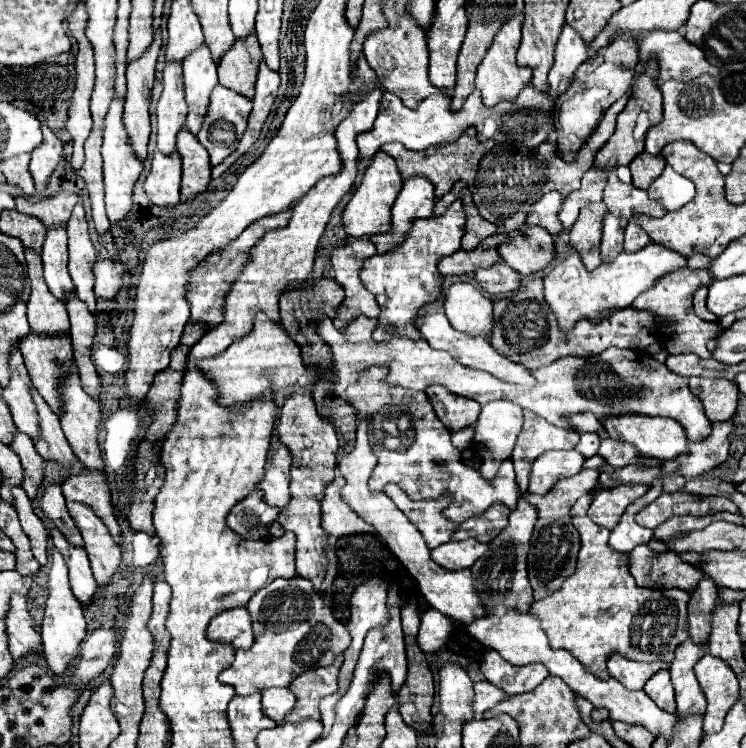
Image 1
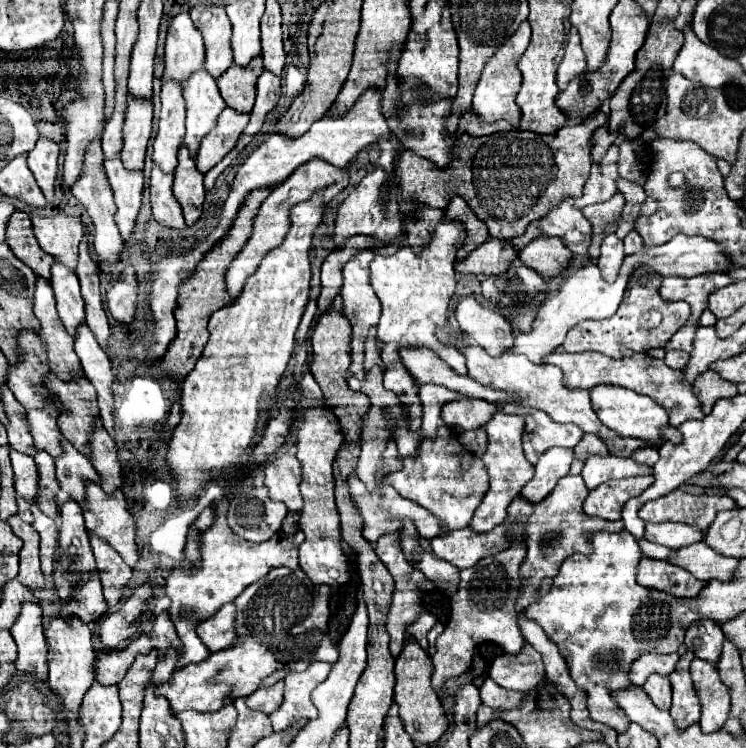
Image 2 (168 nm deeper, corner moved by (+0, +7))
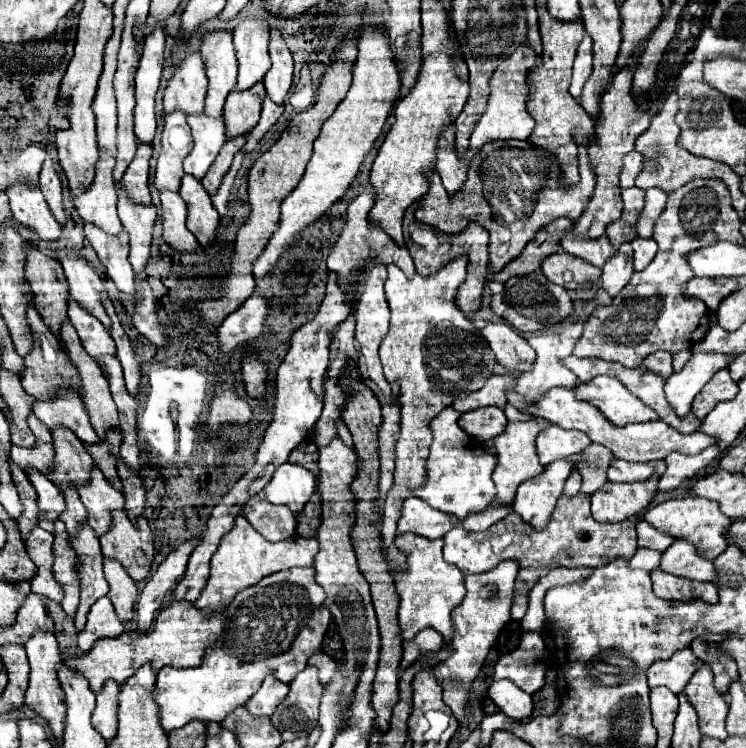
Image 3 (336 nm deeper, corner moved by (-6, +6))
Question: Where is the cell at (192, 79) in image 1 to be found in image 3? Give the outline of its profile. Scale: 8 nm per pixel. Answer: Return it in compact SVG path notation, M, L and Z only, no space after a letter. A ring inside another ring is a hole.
M205 112L201 114L189 114L187 122L193 130L193 140L195 146L191 154L185 158L183 168L187 174L193 174L195 178L203 178L209 166L213 164L215 156L219 154L223 142L227 140L225 136L225 118L211 118Z

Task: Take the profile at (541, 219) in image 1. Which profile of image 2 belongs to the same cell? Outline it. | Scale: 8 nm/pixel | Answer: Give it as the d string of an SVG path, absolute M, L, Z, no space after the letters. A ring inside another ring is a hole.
M573 199L561 201L549 215L537 221L549 237L559 237L565 245L579 245L591 241L591 225L583 213L573 205Z

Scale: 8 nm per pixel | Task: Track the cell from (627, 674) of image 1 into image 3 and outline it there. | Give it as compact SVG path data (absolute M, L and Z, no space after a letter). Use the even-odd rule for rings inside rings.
M689 648L677 650L671 658L657 660L649 666L647 670L649 688L667 686L671 692L679 694L687 686L691 676L699 670L699 666L703 666L703 662Z

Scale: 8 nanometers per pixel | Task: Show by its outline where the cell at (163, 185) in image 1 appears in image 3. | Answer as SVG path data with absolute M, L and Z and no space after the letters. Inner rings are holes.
M161 190L161 220L163 240L177 250L195 250L197 240L187 228L187 204L171 190Z

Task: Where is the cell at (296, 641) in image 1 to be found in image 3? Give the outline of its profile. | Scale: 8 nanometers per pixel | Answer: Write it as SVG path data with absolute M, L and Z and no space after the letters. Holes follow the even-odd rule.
M289 568L263 578L263 582L249 586L247 590L241 590L225 610L225 628L219 636L217 648L207 650L199 668L161 668L153 698L161 706L161 722L165 732L185 726L191 720L223 722L231 710L247 704L247 700L259 690L265 676L275 676L277 680L289 684L295 674L307 666L307 660L321 652L323 636L331 622L331 612L323 608L323 604L313 602L307 590L307 584L315 584L313 576L313 568Z

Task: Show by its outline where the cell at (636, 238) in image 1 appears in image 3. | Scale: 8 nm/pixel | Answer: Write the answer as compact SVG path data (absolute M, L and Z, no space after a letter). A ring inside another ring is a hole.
M635 238L633 242L631 242L631 246L633 246L633 266L635 266L635 270L643 270L653 258L655 258L655 254L657 254L657 244L653 242L653 238L649 238L649 240L645 240L645 238Z

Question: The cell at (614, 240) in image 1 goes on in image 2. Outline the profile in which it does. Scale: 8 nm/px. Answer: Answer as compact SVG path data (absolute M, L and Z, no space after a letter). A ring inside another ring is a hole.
M607 235L601 245L601 255L597 259L597 267L601 269L605 281L615 281L623 259L623 241L617 235Z

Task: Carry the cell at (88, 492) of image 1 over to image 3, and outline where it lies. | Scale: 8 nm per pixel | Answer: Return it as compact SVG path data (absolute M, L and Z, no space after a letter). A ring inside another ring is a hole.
M111 510L111 526L101 536L103 556L119 560L131 578L137 582L149 576L155 556L153 536L145 516L137 518L137 526L127 518L125 510Z

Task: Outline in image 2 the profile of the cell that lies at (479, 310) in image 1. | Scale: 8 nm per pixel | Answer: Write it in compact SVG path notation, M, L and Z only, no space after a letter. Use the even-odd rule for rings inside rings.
M463 297L457 305L455 317L461 331L469 335L473 343L483 347L489 355L499 357L513 347L513 329L509 321L501 317L495 309L477 303L475 297Z

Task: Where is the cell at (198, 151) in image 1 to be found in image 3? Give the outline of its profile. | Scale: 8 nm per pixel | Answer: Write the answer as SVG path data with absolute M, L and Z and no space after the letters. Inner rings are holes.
M185 174L179 188L181 198L187 202L187 226L195 234L201 246L209 246L215 238L215 228L219 224L219 214L213 208L207 190L201 180Z

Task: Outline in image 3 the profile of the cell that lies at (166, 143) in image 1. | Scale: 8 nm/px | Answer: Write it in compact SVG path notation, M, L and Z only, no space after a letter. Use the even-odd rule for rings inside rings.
M173 110L165 116L165 128L161 136L161 154L155 170L155 188L179 190L183 178L183 160L191 152L193 138L191 128L181 110Z

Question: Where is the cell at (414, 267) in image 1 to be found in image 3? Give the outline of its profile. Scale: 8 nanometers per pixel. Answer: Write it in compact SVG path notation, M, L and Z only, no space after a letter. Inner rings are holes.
M459 256L429 276L415 274L409 280L401 268L397 268L395 264L387 264L389 276L385 280L385 296L391 308L391 326L379 346L379 356L381 356L383 370L385 370L385 378L401 386L401 392L399 392L401 436L395 446L397 460L395 460L394 483L385 500L383 528L381 528L383 544L387 550L391 550L391 558L399 558L391 542L397 536L395 532L397 532L397 520L401 516L402 504L406 498L412 496L415 488L425 482L425 460L427 460L429 444L431 444L429 422L435 418L435 414L439 414L447 406L447 402L451 402L451 398L463 398L463 394L483 388L485 380L493 376L491 366L495 366L495 356L491 354L489 346L485 346L483 336L477 336L479 332L475 330L475 326L465 318L465 314L455 304L457 288L465 280L465 268L467 268L467 256Z

